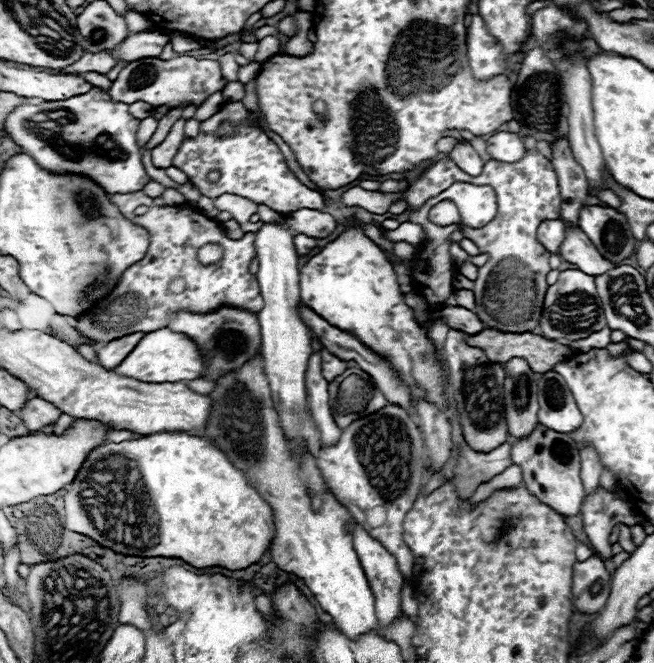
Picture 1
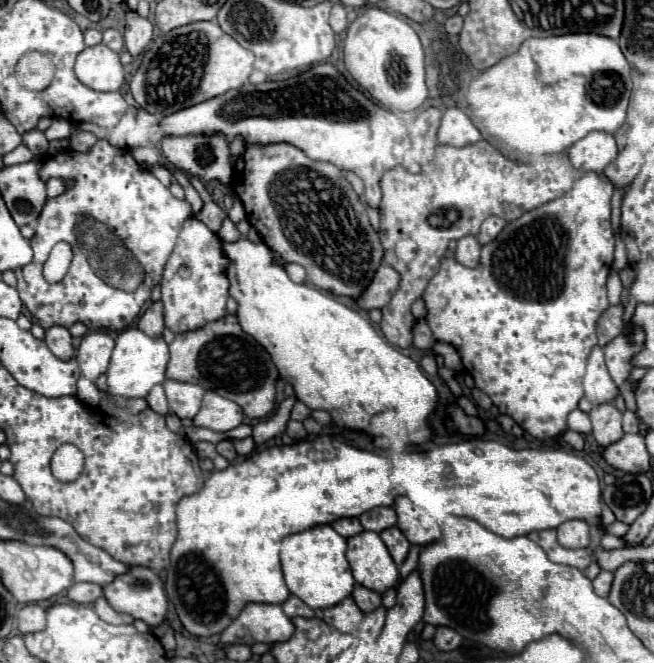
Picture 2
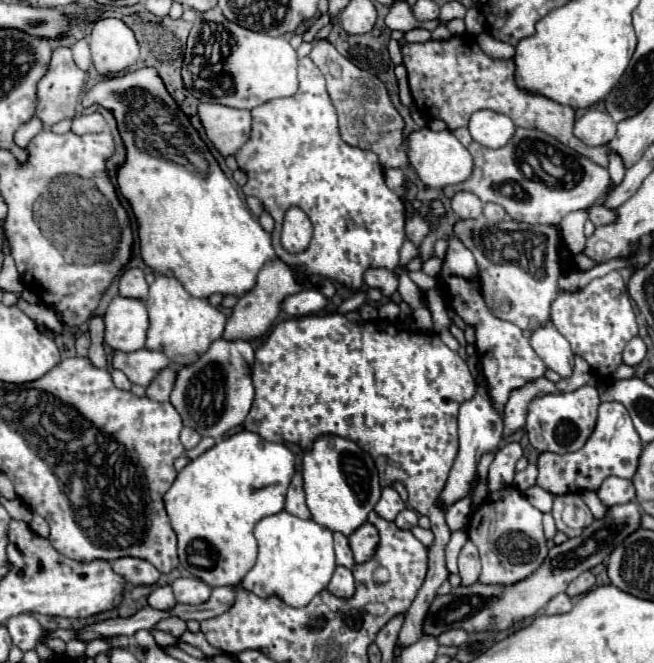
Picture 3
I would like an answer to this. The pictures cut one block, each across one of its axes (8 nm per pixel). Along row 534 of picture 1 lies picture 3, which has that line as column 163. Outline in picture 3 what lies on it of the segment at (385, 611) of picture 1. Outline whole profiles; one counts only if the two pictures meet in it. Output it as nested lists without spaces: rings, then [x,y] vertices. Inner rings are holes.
[[[136,350],[136,352],[116,352],[112,366],[122,370],[132,384],[148,386],[160,370],[164,370],[170,364],[170,360],[162,352],[152,352],[152,350]]]

